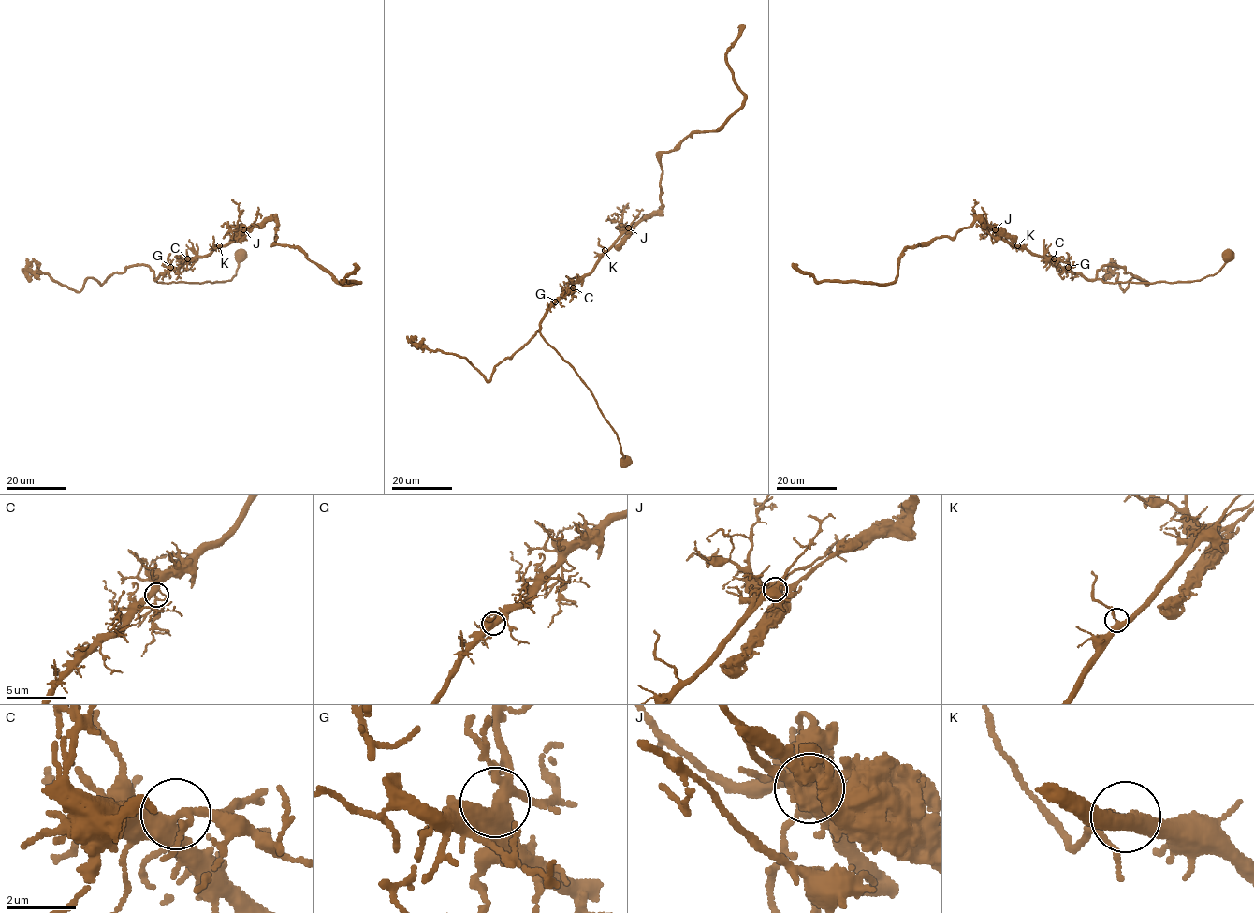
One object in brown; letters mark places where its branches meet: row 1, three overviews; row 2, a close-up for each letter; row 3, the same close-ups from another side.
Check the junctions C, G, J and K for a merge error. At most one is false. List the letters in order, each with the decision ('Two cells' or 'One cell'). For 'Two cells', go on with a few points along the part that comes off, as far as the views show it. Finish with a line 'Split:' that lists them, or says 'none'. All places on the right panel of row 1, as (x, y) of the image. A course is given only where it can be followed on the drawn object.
C: One cell
G: One cell
J: Two cells. Course of the part to remove: (995, 229), (976, 219), (954, 237), (908, 247), (896, 278), (884, 284), (818, 282), (791, 265)
K: One cell
Split: J

